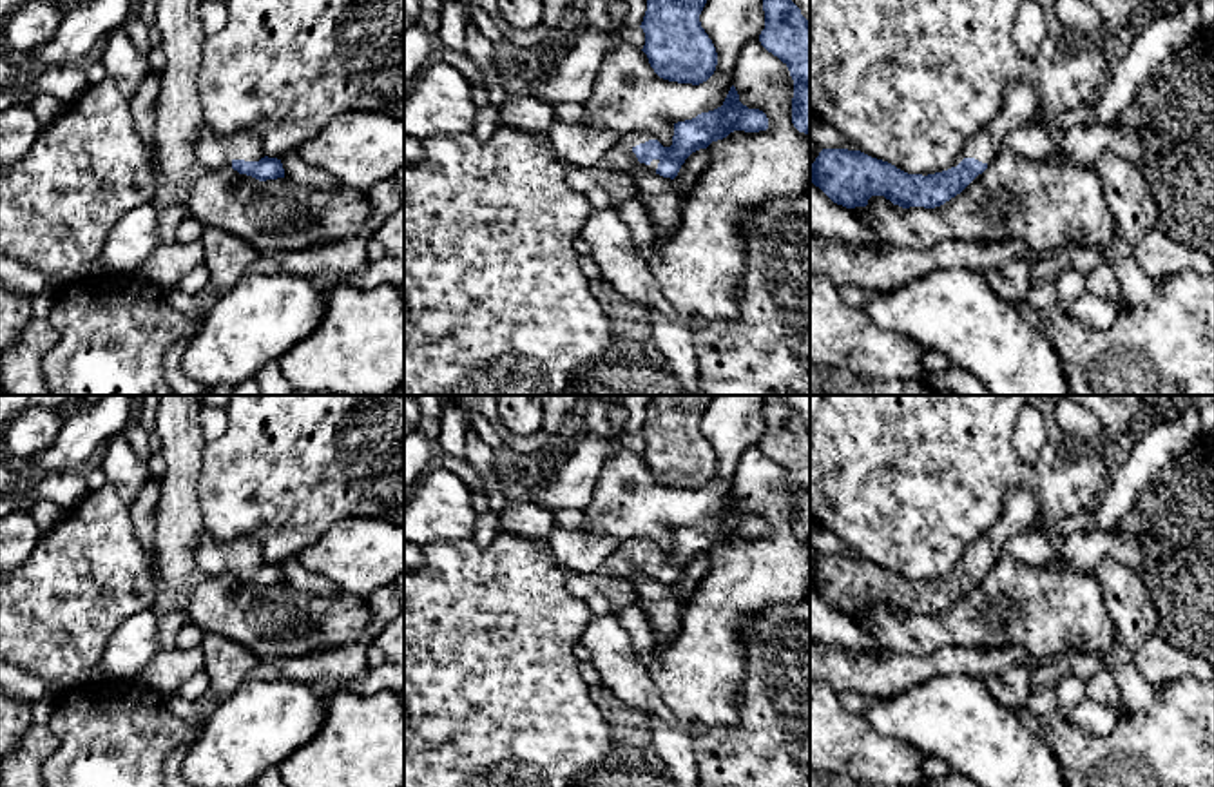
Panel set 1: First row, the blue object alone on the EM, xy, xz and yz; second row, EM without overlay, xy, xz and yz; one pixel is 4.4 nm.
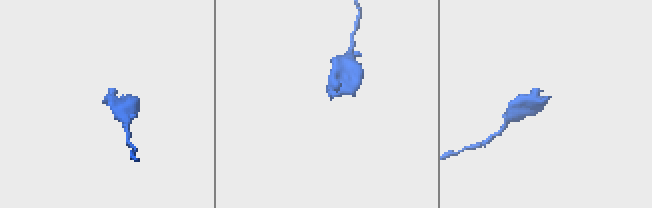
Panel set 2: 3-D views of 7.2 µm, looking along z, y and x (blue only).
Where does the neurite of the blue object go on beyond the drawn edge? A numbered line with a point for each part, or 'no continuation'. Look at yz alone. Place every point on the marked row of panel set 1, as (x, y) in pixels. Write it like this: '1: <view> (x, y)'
1: yz (1021, 98)

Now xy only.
1: xy (212, 153)

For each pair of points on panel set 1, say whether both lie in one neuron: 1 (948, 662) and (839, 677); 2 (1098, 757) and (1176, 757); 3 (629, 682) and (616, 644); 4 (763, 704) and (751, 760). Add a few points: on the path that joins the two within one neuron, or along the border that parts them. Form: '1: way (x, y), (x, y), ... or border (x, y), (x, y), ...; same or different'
1: way (921, 670), (867, 673); same
2: way (1118, 757), (1156, 757); same
3: way (624, 673), (611, 653); same
4: way (763, 718), (763, 746); same

